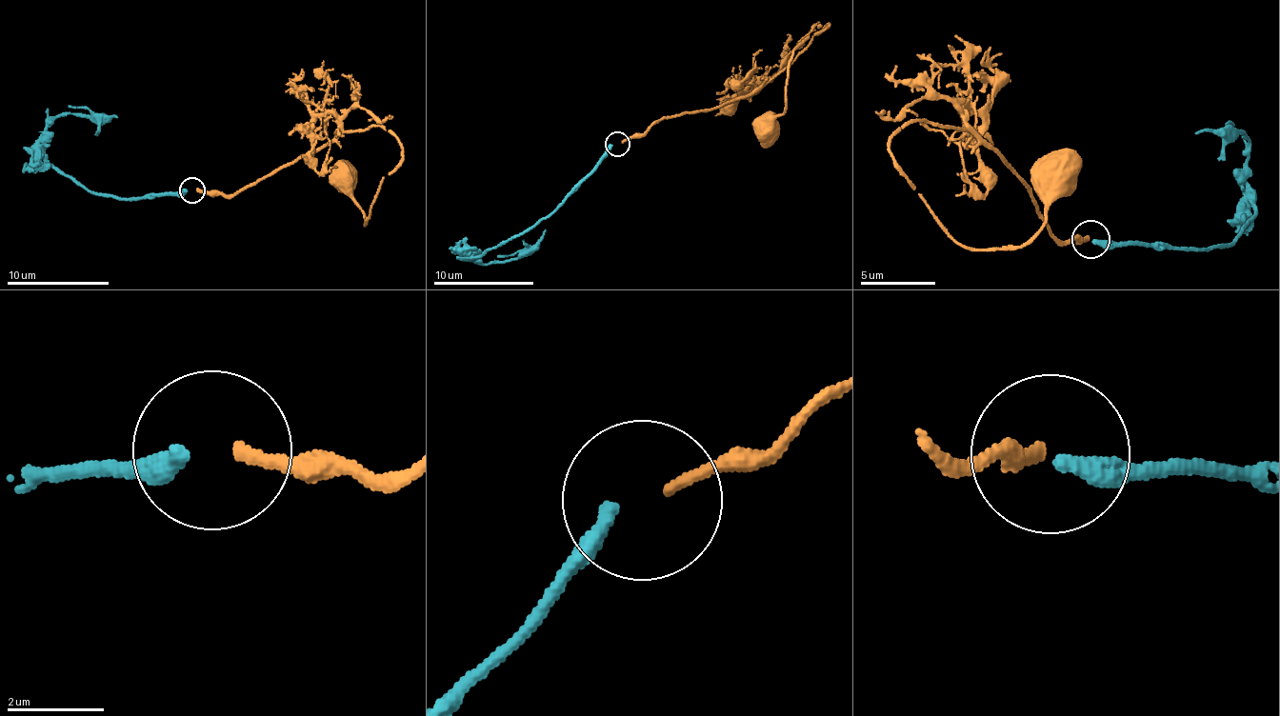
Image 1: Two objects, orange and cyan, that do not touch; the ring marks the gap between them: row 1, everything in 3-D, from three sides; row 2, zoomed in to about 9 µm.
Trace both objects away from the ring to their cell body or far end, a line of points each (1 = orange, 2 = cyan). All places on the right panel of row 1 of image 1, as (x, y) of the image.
1: (1090, 236), (1056, 237), (969, 129), (913, 121), (890, 147), (971, 250), (1020, 247), (1039, 228), (1045, 171)
2: (1094, 240), (1201, 250), (1233, 242), (1255, 208), (1244, 156), (1248, 143), (1237, 129), (1193, 131)

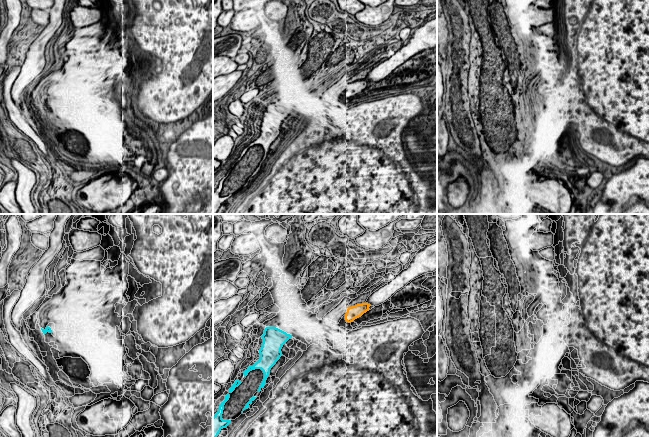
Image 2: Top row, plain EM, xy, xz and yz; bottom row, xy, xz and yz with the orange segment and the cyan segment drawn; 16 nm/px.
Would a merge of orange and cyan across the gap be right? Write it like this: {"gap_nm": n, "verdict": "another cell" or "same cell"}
{"gap_nm": 900, "verdict": "same cell"}

